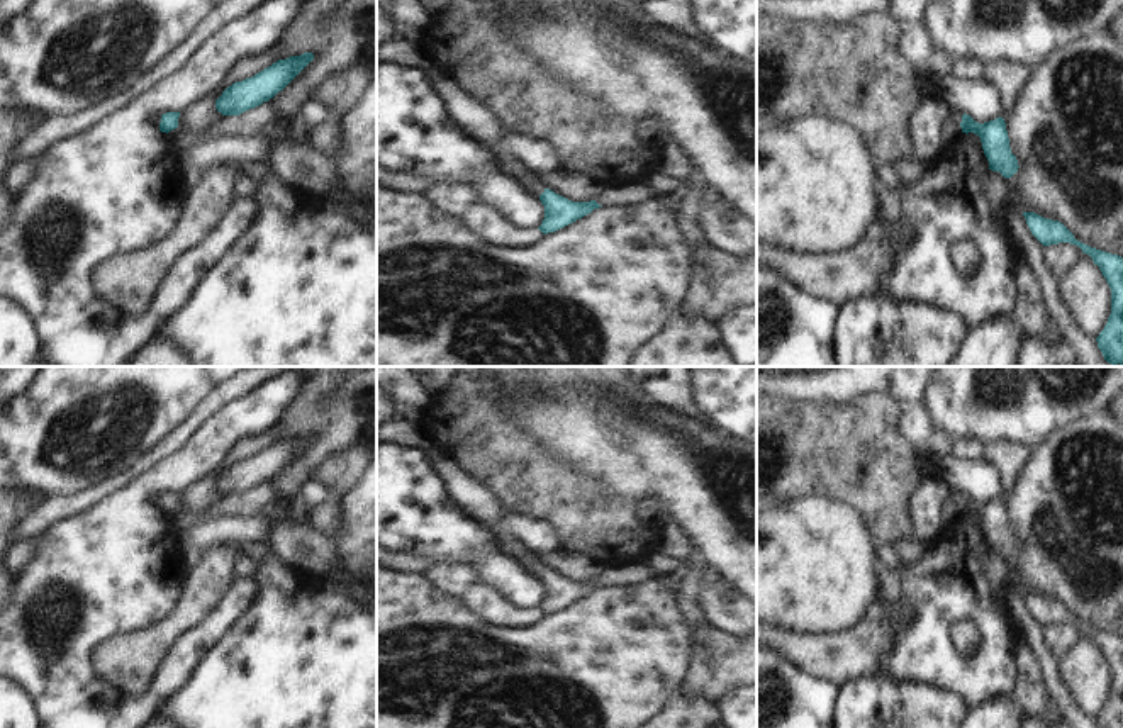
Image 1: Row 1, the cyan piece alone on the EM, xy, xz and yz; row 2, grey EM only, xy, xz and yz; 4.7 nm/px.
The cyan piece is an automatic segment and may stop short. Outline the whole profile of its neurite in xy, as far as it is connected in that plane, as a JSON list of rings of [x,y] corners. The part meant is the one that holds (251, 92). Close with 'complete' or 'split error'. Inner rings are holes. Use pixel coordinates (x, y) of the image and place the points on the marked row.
[[[312,53],[278,59],[271,66],[251,78],[227,87],[215,100],[215,109],[222,115],[239,115],[261,105],[282,92],[310,61]]]; complete

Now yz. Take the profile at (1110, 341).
[[[1023,212],[1031,234],[1043,244],[1070,243],[1089,255],[1099,266],[1111,288],[1111,314],[1104,329],[1096,338],[1104,360],[1116,367],[1123,365],[1123,258],[1096,248],[1091,248],[1074,238],[1074,234],[1059,221],[1045,219],[1035,212]]]; complete

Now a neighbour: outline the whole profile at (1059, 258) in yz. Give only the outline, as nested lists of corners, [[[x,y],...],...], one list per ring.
[[[1070,243],[1043,246],[1043,263],[1057,277],[1062,278],[1081,258],[1082,249]]]

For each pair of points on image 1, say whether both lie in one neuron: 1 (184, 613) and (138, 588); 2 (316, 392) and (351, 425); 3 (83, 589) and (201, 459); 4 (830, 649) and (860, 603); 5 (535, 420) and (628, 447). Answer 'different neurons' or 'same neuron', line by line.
1: different neurons
2: same neuron
3: same neuron
4: different neurons
5: same neuron

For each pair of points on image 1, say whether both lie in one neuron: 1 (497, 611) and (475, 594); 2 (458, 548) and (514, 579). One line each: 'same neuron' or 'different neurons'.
1: same neuron
2: same neuron

